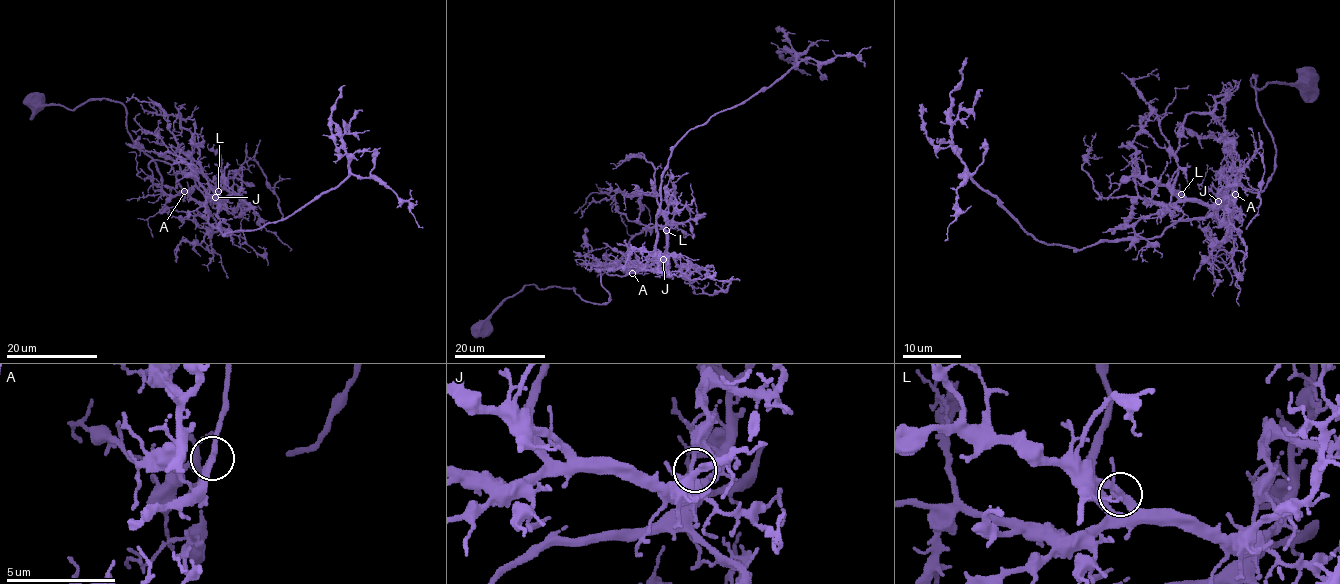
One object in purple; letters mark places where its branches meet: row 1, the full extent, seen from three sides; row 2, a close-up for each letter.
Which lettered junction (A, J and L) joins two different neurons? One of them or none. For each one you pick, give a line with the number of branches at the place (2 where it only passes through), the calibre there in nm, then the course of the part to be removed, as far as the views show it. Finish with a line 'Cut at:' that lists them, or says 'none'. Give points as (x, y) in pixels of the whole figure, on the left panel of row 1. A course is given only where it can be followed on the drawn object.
Cut at: none

